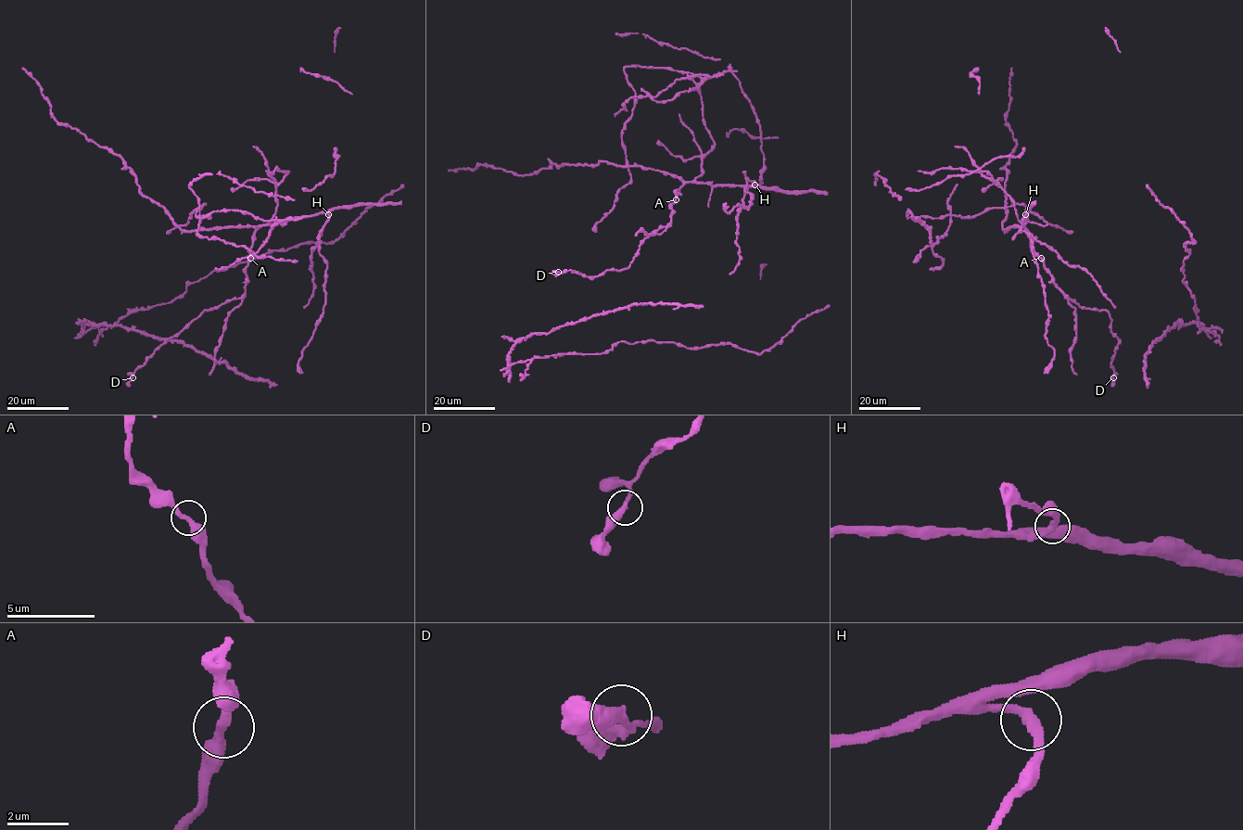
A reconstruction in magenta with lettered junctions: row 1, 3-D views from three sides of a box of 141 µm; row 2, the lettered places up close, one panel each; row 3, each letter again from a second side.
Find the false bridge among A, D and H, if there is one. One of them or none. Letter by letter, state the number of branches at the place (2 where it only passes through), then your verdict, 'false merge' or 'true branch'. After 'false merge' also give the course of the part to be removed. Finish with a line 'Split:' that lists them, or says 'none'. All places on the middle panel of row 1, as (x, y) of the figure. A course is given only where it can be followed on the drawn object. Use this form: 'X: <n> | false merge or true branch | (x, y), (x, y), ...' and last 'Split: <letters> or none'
A: 2 | true branch
D: 2 | true branch
H: 2 | true branch
Split: none

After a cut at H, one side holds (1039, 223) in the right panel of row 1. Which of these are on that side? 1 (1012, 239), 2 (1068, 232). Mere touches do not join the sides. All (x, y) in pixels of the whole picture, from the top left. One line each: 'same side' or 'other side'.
1: other side
2: same side

